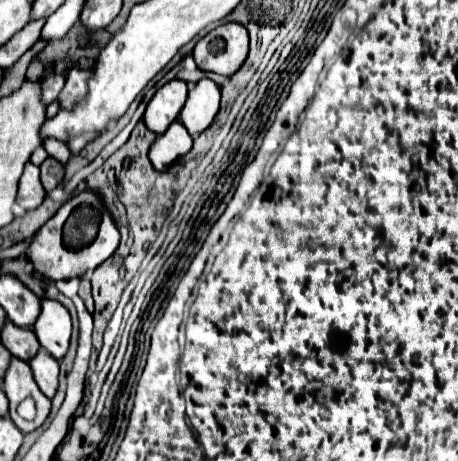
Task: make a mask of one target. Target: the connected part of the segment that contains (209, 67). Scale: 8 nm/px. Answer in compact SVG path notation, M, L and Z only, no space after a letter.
M223 24L201 38L193 50L199 70L233 76L249 52L249 34L241 24Z

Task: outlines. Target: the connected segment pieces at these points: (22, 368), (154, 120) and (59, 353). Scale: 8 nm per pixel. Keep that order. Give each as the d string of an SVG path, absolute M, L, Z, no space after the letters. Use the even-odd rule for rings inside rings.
M17 358L11 360L11 366L9 366L9 370L7 370L5 378L3 378L3 390L5 390L7 398L9 398L9 416L11 416L13 424L15 424L23 434L37 430L37 428L45 422L45 418L49 416L49 412L51 412L51 400L37 388L29 364L25 364L23 360L17 360ZM25 398L33 398L33 400L35 400L37 416L35 416L33 422L23 420L23 418L15 412L17 404L19 404L21 400L25 400Z
M181 80L167 82L163 88L155 92L151 102L147 104L147 110L143 114L145 126L155 134L163 134L171 126L171 122L177 120L185 100L187 100L187 84Z
M41 300L41 316L33 326L33 332L45 352L55 360L63 360L71 338L71 316L63 304L55 300Z

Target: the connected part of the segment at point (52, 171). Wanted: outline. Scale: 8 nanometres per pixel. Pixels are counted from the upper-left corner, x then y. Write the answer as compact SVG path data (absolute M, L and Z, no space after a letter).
M47 158L43 164L41 164L41 182L43 182L43 188L47 192L51 192L53 188L57 188L63 180L63 164L59 164L55 158Z

